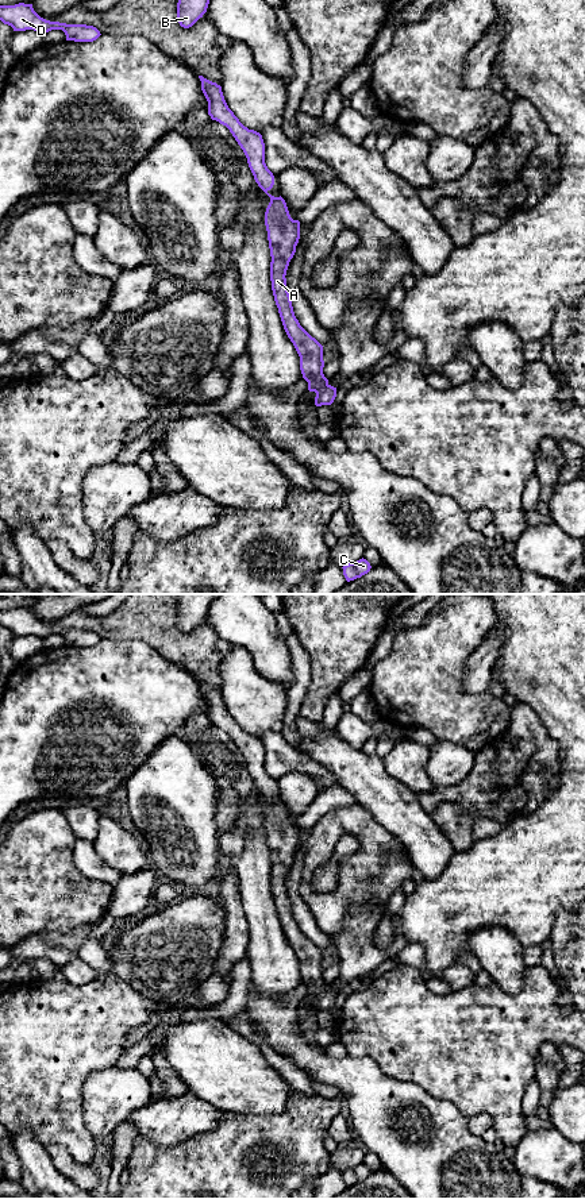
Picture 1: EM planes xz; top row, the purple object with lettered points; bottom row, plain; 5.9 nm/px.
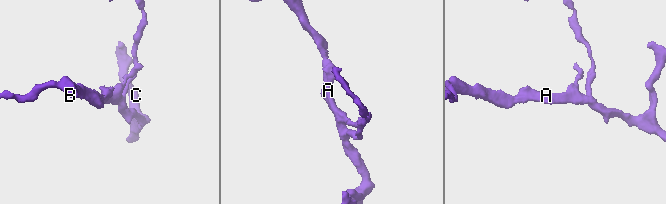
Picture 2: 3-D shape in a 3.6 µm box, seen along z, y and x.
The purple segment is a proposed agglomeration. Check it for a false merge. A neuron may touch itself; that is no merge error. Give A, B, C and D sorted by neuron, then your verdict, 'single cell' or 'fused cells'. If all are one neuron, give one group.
groups A B C D; single cell

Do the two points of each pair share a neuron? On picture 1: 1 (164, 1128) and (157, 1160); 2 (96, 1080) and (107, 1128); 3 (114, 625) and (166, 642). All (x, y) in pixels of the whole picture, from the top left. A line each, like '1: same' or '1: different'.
1: different
2: same
3: same

